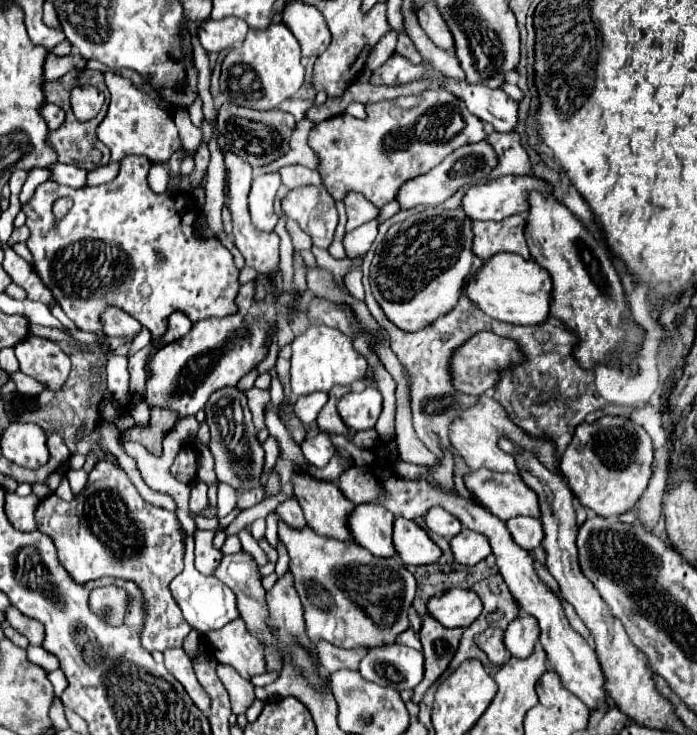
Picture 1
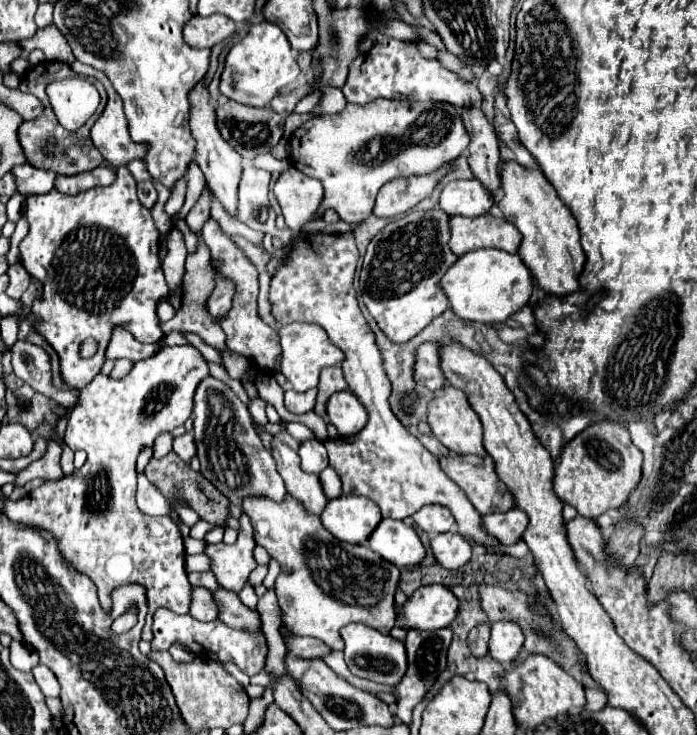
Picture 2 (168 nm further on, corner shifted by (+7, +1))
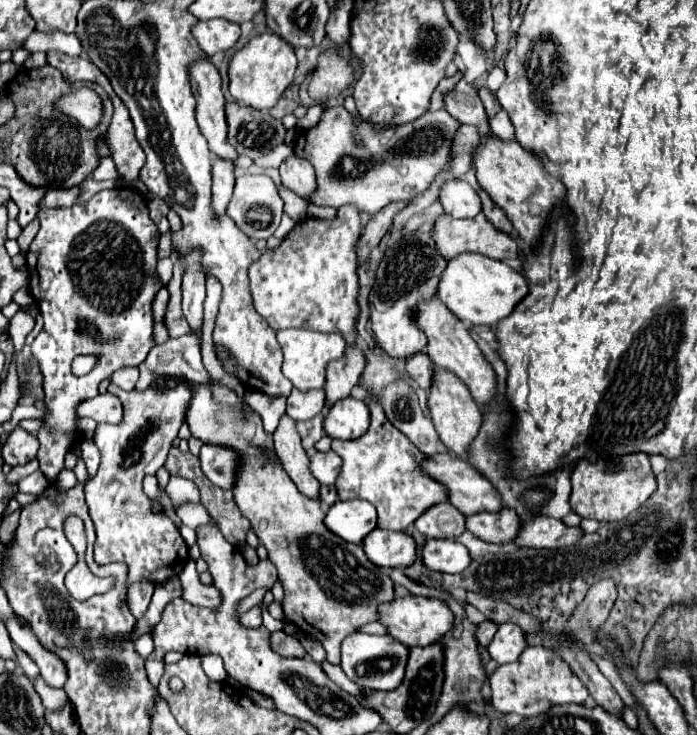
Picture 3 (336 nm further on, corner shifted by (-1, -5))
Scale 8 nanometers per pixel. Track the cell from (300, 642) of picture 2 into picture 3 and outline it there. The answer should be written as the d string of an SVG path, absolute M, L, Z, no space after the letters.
M283 631L271 633L271 647L273 647L273 651L277 651L283 657L305 657L303 645L295 637L291 637Z

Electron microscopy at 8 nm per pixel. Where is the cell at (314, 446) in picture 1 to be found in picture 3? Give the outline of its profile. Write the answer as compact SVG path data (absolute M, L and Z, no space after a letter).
M327 451L327 453L315 453L311 457L311 473L317 477L317 481L321 485L333 485L339 471L341 471L341 457L335 451Z

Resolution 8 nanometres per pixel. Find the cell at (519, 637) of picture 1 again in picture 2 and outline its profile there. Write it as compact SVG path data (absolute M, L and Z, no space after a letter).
M497 621L491 625L491 639L489 639L489 655L509 665L523 649L523 631L515 621Z

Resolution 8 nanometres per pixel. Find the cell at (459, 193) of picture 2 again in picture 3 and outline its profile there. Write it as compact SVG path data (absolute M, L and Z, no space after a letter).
M461 179L445 181L439 189L439 201L451 217L475 217L481 211L481 199L477 191Z

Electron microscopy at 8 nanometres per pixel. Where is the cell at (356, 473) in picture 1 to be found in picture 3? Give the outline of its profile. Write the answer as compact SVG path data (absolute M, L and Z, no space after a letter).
M323 485L321 491L319 491L319 497L321 497L321 505L323 505L325 509L329 509L329 507L337 501L337 491L335 491L335 487Z

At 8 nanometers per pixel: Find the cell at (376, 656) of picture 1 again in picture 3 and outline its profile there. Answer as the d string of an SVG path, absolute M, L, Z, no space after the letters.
M353 633L345 637L341 643L341 669L359 687L393 691L401 685L401 679L405 677L407 655L409 655L409 649L403 643L397 643L391 635Z

